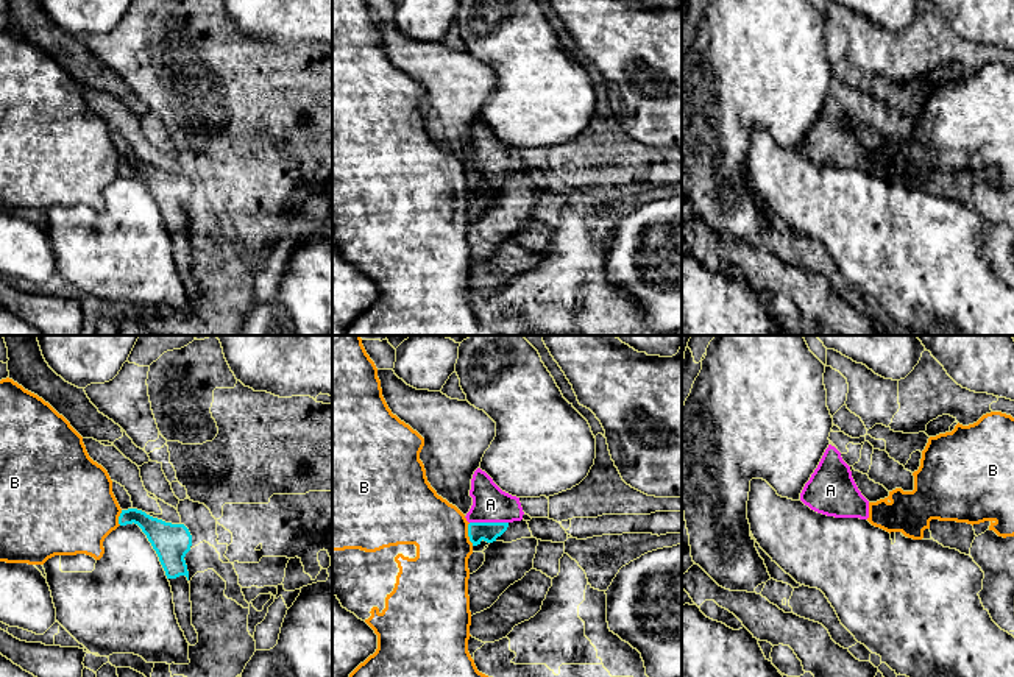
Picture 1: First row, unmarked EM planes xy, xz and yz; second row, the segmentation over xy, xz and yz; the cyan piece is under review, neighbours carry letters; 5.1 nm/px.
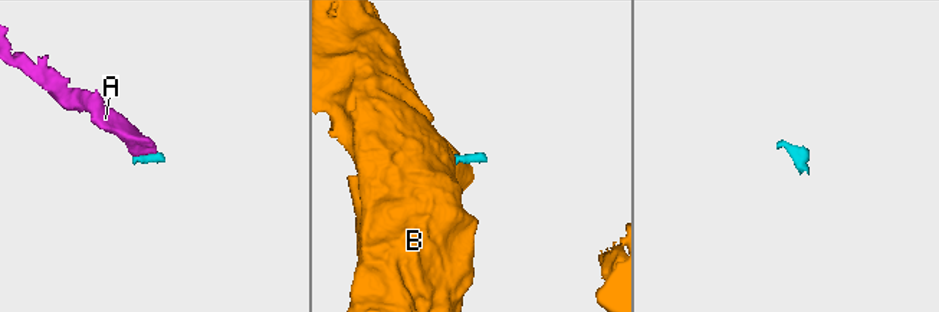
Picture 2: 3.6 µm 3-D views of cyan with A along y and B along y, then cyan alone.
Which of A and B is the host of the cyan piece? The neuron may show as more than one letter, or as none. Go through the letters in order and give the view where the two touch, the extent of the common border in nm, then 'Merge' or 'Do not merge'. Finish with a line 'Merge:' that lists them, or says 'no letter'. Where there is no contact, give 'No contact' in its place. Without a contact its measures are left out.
A: Touches cyan in xz. Shared border 200 nm. Merge
B: Touches cyan in xz. Shared border 120 nm. Do not merge
Merge: A

